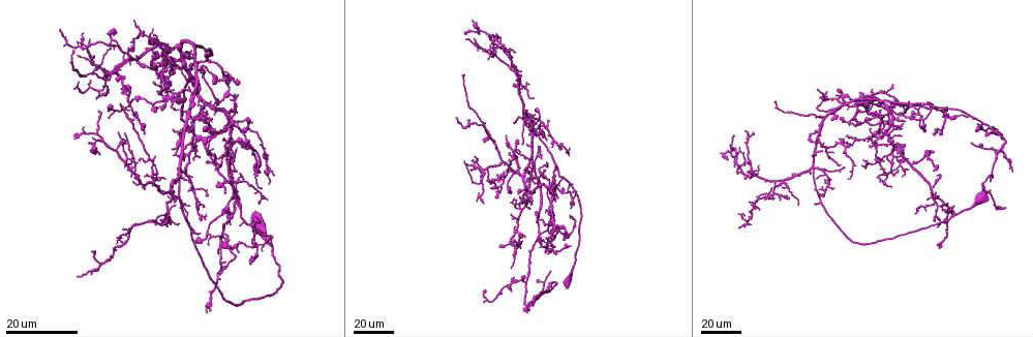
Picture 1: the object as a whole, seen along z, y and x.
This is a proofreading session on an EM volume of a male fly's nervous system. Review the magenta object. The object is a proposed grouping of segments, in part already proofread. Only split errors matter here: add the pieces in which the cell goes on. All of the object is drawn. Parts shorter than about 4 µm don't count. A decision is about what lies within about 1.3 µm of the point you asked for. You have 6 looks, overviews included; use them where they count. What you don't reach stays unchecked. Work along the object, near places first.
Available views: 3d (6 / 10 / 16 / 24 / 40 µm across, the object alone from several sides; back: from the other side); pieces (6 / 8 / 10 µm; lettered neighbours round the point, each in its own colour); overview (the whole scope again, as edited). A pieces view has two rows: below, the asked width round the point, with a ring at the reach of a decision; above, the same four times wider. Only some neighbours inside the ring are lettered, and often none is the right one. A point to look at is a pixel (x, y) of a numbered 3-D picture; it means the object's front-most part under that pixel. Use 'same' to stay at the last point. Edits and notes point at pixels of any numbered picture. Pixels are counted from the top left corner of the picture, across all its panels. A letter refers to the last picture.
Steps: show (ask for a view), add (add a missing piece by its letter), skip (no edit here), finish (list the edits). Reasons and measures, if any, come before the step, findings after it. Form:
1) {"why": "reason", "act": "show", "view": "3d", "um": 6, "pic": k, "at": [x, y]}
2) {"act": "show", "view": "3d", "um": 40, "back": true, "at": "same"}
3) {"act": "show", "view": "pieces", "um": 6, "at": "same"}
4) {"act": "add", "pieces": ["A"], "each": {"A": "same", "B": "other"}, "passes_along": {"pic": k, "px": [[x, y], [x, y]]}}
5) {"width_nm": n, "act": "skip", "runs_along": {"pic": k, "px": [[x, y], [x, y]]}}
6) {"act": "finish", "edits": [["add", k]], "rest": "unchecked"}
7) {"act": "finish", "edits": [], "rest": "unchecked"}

{"why": "free end", "act": "show", "view": "3d", "um": 24, "pic": 1, "at": [250, 261]}

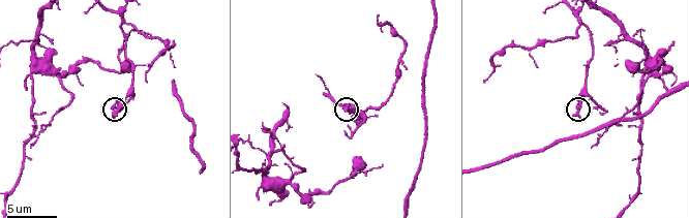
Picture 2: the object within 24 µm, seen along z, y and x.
{"act": "show", "view": "pieces", "um": 10, "pic": 2, "at": [349, 102]}

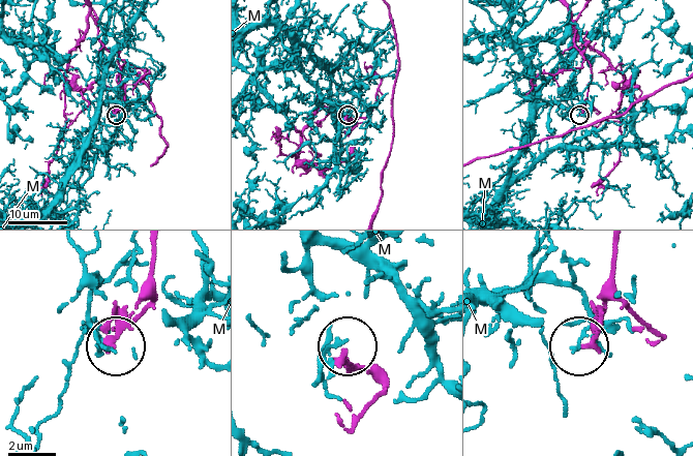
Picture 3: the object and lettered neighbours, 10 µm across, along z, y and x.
{"width_nm": 280, "act": "skip", "each": {"M": "other"}, "runs_along": {"pic": 3, "px": [[615, 251], [615, 286], [602, 328], [582, 346]]}, "found": "none of them fits"}

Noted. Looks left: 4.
{"why": "thin end", "act": "show", "view": "3d", "um": 24, "pic": 1, "at": [1005, 206]}

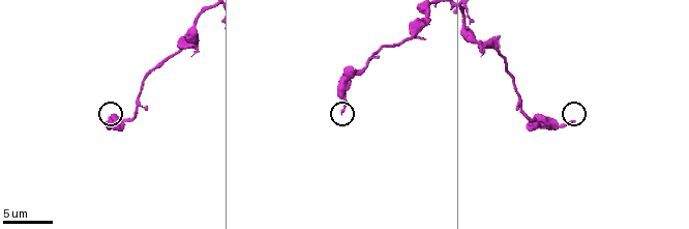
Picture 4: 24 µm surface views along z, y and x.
{"act": "show", "view": "pieces", "um": 10, "pic": 4, "at": [341, 111]}

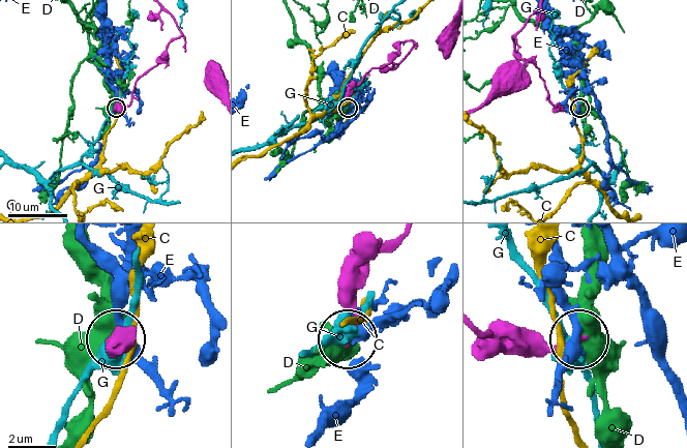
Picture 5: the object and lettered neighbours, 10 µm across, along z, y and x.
{"act": "skip", "each": {"C": "other", "D": "other", "E": "other", "G": "other"}, "found": "no lettered piece goes on from it"}

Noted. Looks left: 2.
{"why": "an open end", "act": "show", "view": "3d", "um": 40, "pic": 1, "at": [222, 181]}

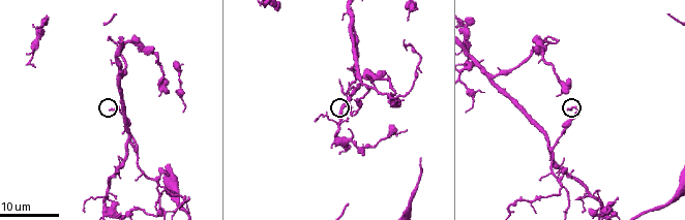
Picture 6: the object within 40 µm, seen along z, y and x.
{"act": "show", "view": "pieces", "um": 8, "pic": 6, "at": [109, 108]}

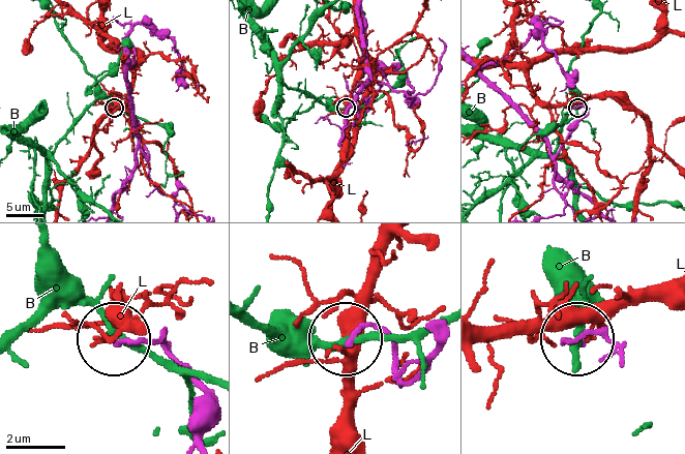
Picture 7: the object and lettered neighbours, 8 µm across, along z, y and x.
{"act": "skip", "each": {"B": "other", "L": "other"}, "runs_along": {"pic": 7, "px": [[200, 432], [205, 388], [162, 336], [121, 343]]}, "found": "none of them fits"}

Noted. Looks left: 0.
{"act": "finish", "edits": [], "rest": "unchecked"}

